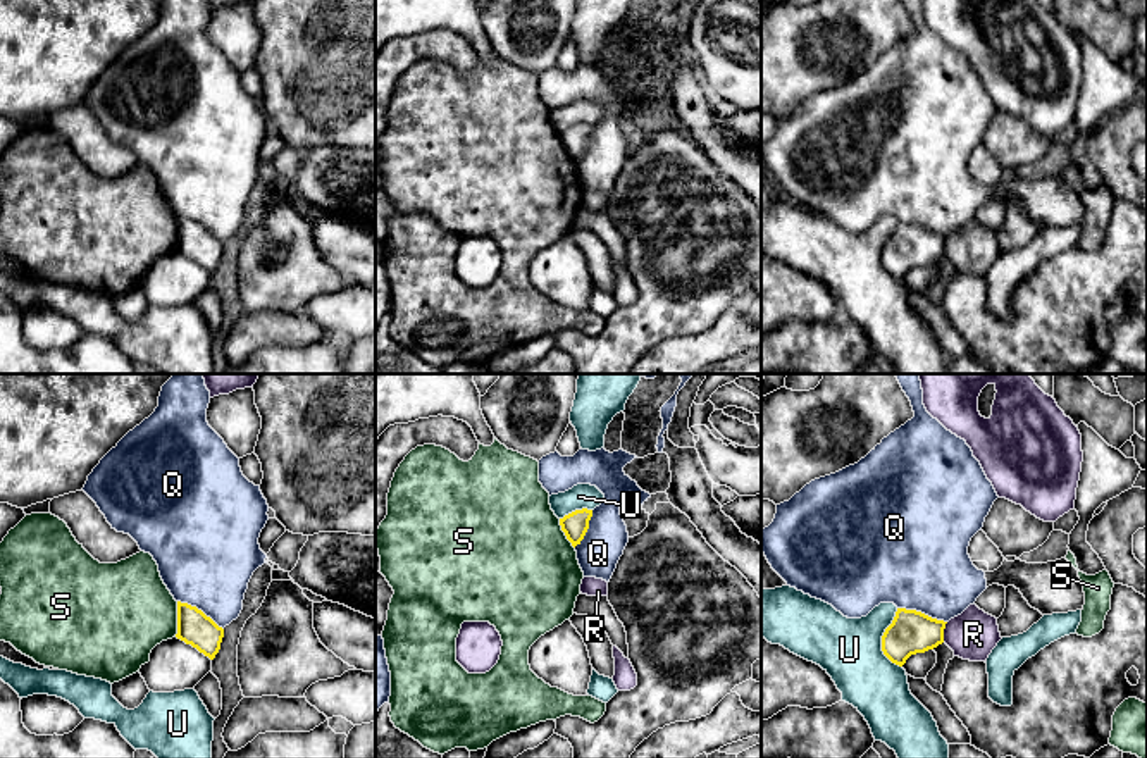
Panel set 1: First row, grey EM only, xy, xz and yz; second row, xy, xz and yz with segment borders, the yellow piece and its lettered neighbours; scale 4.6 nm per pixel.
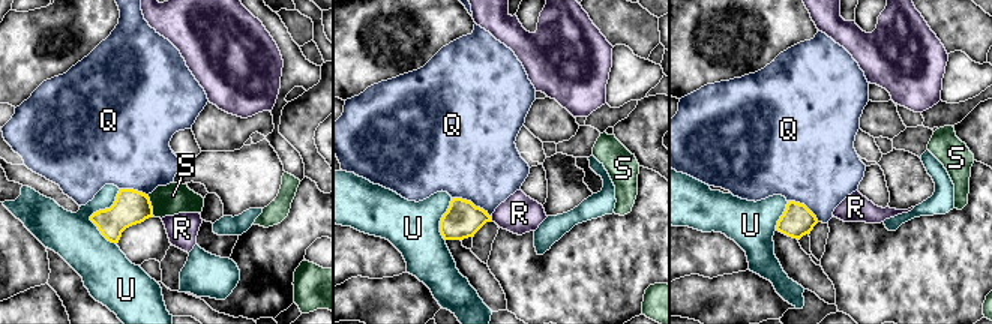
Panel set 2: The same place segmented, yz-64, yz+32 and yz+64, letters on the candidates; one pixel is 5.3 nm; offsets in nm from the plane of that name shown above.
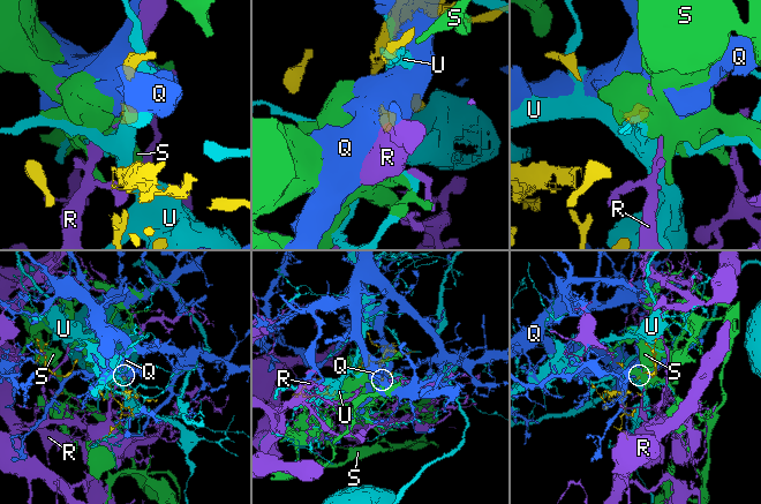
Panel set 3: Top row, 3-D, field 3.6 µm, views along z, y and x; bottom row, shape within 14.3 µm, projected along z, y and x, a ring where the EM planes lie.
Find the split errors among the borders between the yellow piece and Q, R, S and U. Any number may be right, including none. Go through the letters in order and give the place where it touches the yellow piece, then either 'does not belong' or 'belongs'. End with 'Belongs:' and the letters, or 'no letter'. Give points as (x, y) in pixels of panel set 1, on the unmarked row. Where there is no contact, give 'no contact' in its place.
Q: contact yz (920, 226); does not belong
R: contact yz (942, 247); does not belong
S: contact xy (178, 233); does not belong
U: contact yz (882, 254); does not belong
Belongs: no letter

